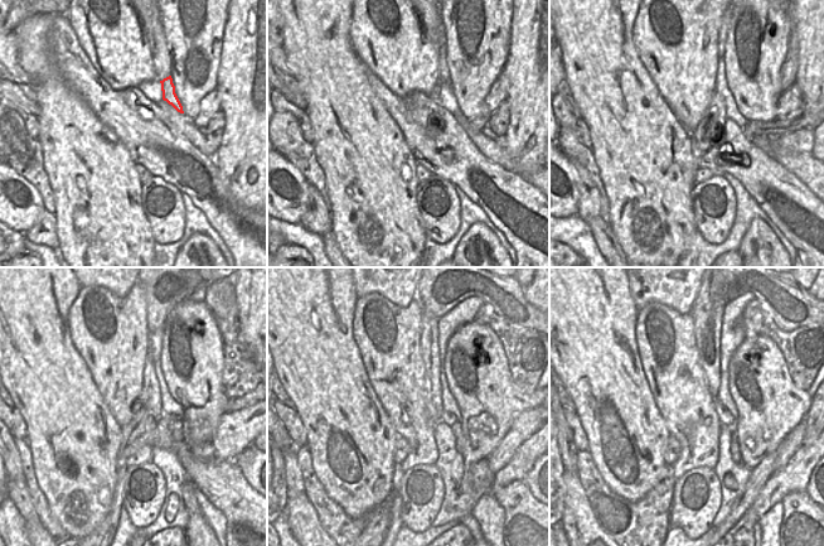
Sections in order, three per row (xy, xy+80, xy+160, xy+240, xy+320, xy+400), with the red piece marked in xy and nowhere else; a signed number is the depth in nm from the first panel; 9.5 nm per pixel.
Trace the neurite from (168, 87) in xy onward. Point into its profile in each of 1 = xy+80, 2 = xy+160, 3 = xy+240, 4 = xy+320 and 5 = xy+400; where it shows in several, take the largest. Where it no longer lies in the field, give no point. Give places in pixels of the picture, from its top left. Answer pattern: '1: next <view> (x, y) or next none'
1: next xy+80 (444, 75)
2: next xy+160 (726, 19)
3: next xy+240 (163, 293)
4: next xy+320 (439, 293)
5: next xy+400 (791, 305)

